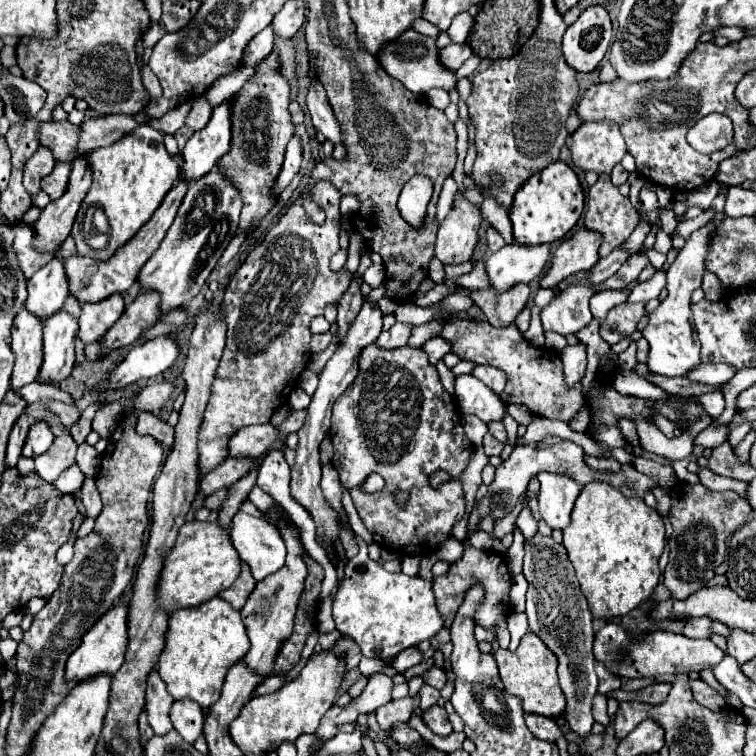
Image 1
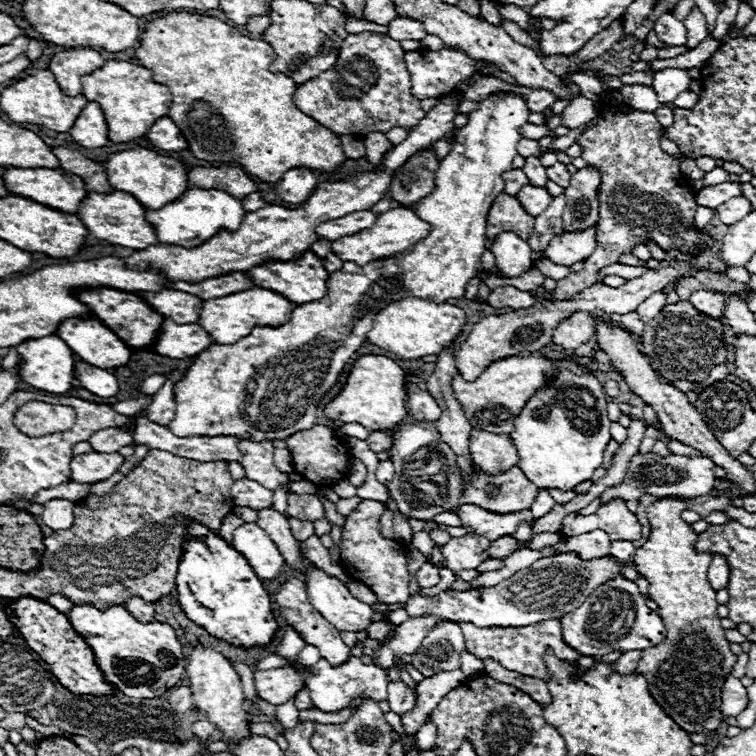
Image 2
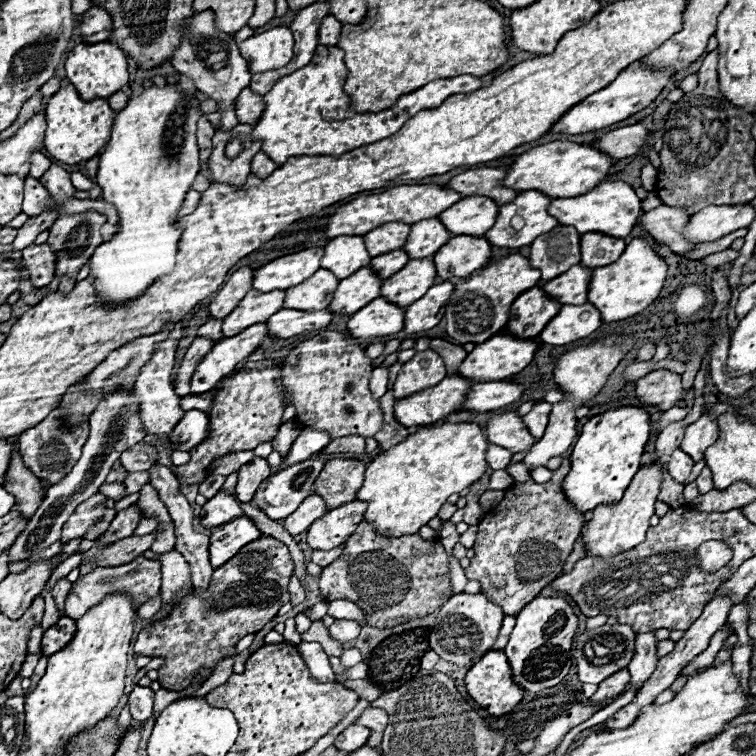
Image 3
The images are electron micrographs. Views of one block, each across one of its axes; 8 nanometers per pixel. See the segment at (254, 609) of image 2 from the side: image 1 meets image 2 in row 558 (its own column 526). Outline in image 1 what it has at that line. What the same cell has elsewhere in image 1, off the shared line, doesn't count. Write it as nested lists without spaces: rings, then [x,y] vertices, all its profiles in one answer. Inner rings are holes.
[[[556,162],[544,168],[544,172],[536,174],[538,182],[524,182],[522,188],[516,192],[512,208],[508,210],[512,222],[514,242],[522,246],[536,246],[536,244],[552,244],[564,238],[574,224],[578,222],[584,210],[584,194],[574,170],[564,164]]]

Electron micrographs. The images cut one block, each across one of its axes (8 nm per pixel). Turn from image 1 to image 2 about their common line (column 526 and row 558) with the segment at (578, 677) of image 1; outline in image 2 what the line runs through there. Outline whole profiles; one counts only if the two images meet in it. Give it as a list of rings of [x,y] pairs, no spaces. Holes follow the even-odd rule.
[[[562,552],[550,558],[536,560],[530,568],[518,570],[514,576],[492,588],[474,590],[474,592],[450,590],[450,592],[440,592],[438,596],[432,598],[418,594],[408,600],[406,612],[410,614],[410,618],[432,614],[448,622],[472,622],[474,626],[480,628],[490,628],[490,626],[518,628],[518,626],[538,624],[542,620],[560,618],[576,610],[576,606],[588,600],[588,596],[592,594],[592,590],[596,590],[596,586],[602,586],[604,582],[622,576],[620,574],[622,568],[624,566],[614,556],[580,560],[576,552]]]

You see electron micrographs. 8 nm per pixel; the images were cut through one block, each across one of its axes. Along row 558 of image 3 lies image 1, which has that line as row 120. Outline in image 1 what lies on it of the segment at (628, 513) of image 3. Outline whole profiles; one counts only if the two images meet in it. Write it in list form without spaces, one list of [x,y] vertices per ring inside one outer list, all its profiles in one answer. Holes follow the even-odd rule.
[[[610,120],[584,122],[570,138],[572,164],[584,172],[610,174],[626,154],[626,142]]]

